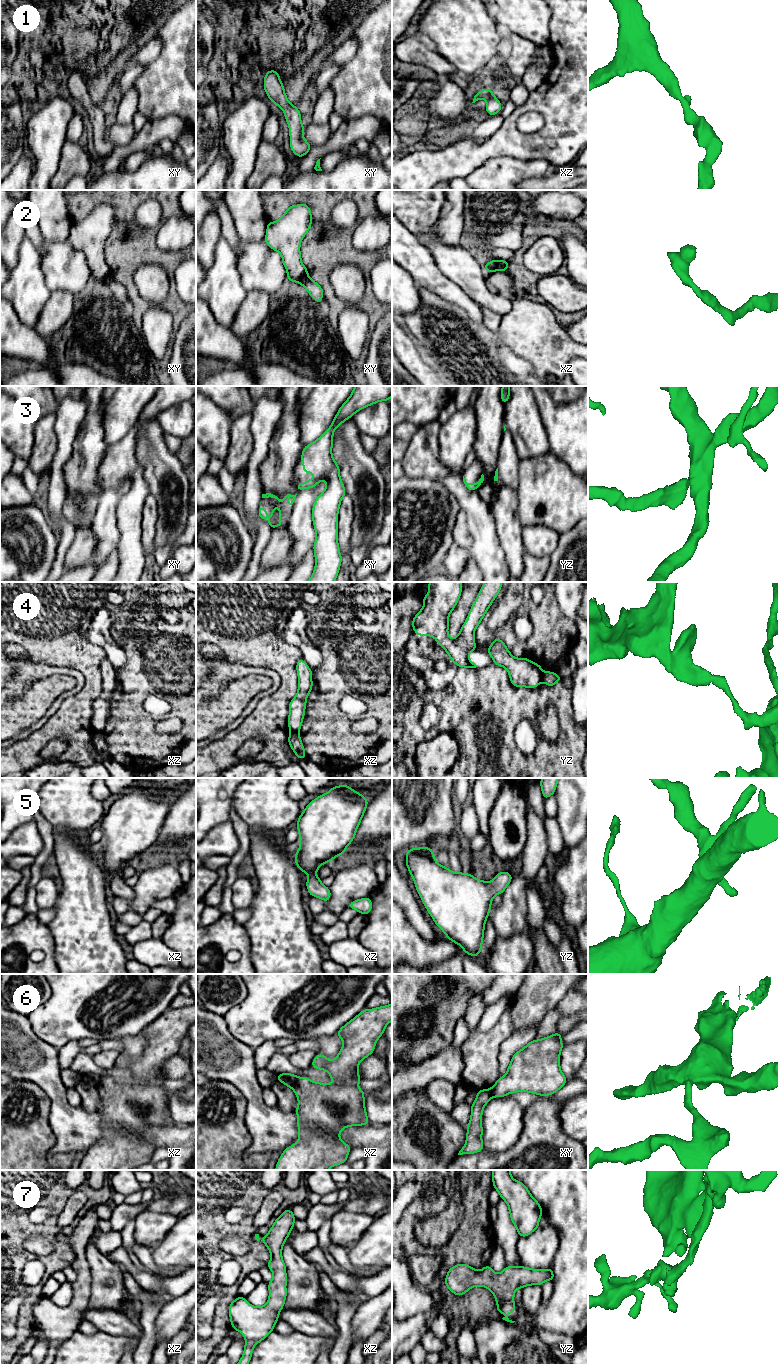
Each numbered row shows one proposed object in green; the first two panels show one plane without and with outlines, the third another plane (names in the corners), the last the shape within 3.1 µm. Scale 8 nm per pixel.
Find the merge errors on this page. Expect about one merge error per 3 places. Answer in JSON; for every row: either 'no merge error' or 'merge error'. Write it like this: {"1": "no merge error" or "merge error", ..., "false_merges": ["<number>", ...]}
{"1": "no merge error", "2": "merge error", "3": "no merge error", "4": "merge error", "5": "no merge error", "6": "merge error", "7": "no merge error", "false_merges": ["2", "4", "6"]}

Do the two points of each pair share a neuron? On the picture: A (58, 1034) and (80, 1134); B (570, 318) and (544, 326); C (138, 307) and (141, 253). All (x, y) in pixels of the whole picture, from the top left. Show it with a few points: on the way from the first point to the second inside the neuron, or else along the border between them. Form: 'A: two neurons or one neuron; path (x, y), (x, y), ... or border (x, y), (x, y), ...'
A: two neurons; border (37, 1035), (57, 1048)
B: two neurons; border (552, 311), (556, 321), (563, 328)
C: one neuron; path (133, 294), (128, 282), (128, 266)

